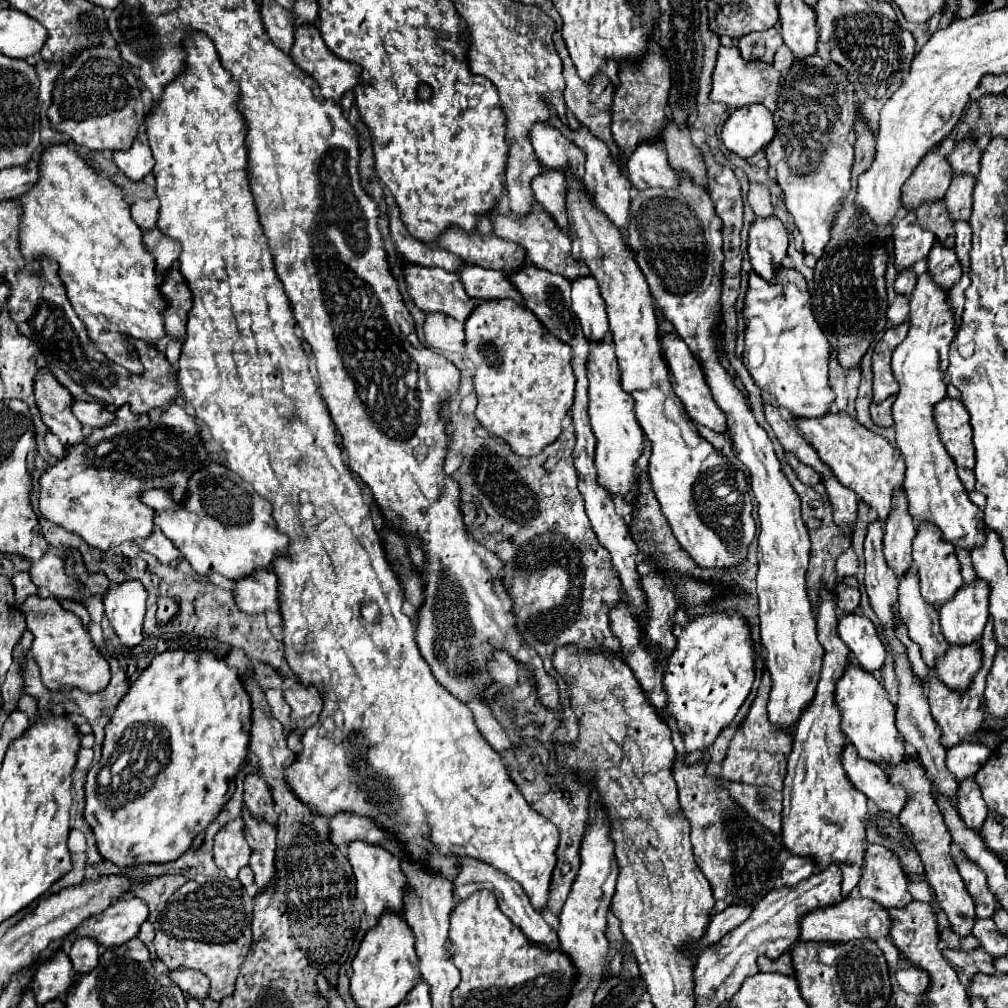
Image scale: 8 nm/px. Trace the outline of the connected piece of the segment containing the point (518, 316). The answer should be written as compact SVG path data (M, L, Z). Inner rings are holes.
M489 299L489 301L477 301L475 309L471 311L471 315L467 317L465 321L465 355L467 359L473 363L475 367L475 375L473 375L473 385L475 385L475 393L477 393L477 411L475 411L475 417L479 419L479 423L493 435L497 437L503 437L511 449L517 453L517 455L523 455L523 457L531 457L531 455L537 455L543 451L545 445L553 443L559 433L561 433L561 421L563 417L569 413L571 405L573 405L573 397L575 397L575 375L573 375L573 349L569 345L565 345L563 341L559 341L557 337L553 337L545 325L541 325L541 321L537 321L537 317L533 317L533 313L529 313L529 309L525 309L523 305L511 301L511 299Z

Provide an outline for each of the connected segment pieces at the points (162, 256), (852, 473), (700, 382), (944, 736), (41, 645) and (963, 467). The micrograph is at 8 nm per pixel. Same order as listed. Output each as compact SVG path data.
M153 229L153 231L143 233L143 245L155 257L155 263L157 263L155 271L159 275L165 275L173 267L177 267L177 261L181 255L181 245L177 245L177 241L169 241L169 237Z
M829 413L823 419L795 419L795 425L811 441L821 461L831 467L837 481L853 489L861 501L877 513L879 521L885 521L891 511L893 491L903 485L905 477L905 463L899 449L887 443L881 435L861 427L847 413Z
M665 333L661 337L661 347L663 347L663 353L665 353L665 359L667 359L667 365L669 365L669 371L671 371L671 385L673 385L673 391L675 395L681 399L687 415L691 419L695 419L697 423L717 431L717 433L723 433L725 431L725 415L723 411L715 405L713 397L711 397L711 391L703 379L703 371L701 371L701 365L699 361L693 357L693 353L689 351L687 343L677 335L677 333Z
M989 617L987 625L985 625L985 631L983 631L983 637L981 637L981 645L983 645L983 669L981 673L977 673L977 679L973 681L973 687L969 687L969 695L959 695L959 693L953 693L947 685L943 685L937 675L929 673L929 681L927 681L927 699L929 699L929 705L931 705L931 715L933 719L937 721L937 725L941 727L941 743L945 747L953 747L957 745L963 737L967 735L973 735L977 731L983 731L983 721L985 721L985 713L981 709L981 701L983 701L983 689L985 689L985 677L993 665L993 659L995 659L995 653L997 653L997 641L995 641L995 635L993 635L993 619Z
M29 595L21 607L21 613L25 615L27 631L33 635L31 643L31 657L39 665L41 681L51 691L59 691L61 687L79 687L87 693L97 693L105 689L105 683L109 683L109 663L105 657L95 649L89 631L83 629L81 619L63 609L55 597L41 599L39 595Z
M941 399L933 409L933 421L939 431L939 439L945 445L947 453L957 465L959 479L967 493L975 491L975 449L973 449L973 431L969 425L969 413L959 399Z

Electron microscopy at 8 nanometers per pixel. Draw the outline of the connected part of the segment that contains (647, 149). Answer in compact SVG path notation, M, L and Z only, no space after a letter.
M643 141L627 157L627 177L637 189L645 187L675 187L675 171L671 169L665 147L655 145L653 141Z

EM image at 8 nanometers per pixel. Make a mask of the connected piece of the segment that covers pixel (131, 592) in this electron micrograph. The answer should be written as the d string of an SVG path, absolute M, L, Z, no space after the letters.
M137 579L123 581L103 595L105 615L125 647L135 647L143 641L145 601L147 591Z

